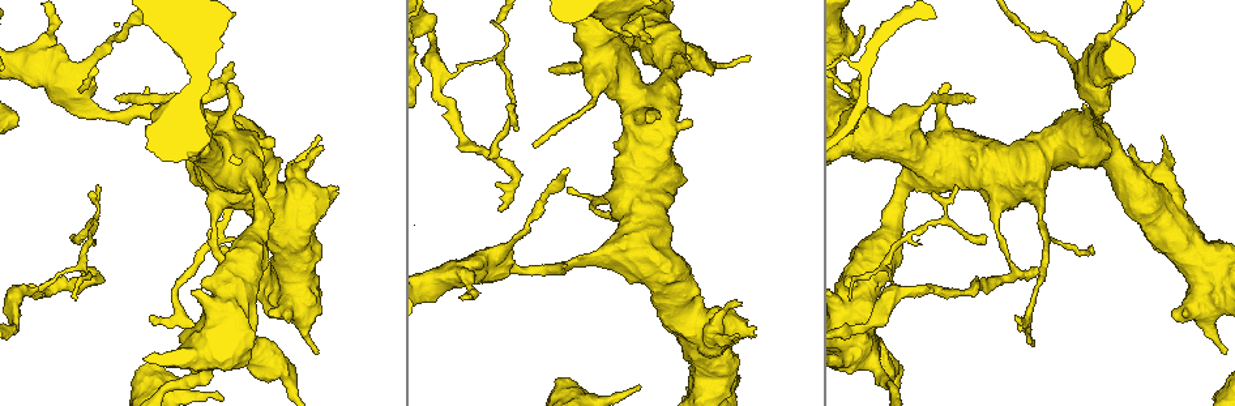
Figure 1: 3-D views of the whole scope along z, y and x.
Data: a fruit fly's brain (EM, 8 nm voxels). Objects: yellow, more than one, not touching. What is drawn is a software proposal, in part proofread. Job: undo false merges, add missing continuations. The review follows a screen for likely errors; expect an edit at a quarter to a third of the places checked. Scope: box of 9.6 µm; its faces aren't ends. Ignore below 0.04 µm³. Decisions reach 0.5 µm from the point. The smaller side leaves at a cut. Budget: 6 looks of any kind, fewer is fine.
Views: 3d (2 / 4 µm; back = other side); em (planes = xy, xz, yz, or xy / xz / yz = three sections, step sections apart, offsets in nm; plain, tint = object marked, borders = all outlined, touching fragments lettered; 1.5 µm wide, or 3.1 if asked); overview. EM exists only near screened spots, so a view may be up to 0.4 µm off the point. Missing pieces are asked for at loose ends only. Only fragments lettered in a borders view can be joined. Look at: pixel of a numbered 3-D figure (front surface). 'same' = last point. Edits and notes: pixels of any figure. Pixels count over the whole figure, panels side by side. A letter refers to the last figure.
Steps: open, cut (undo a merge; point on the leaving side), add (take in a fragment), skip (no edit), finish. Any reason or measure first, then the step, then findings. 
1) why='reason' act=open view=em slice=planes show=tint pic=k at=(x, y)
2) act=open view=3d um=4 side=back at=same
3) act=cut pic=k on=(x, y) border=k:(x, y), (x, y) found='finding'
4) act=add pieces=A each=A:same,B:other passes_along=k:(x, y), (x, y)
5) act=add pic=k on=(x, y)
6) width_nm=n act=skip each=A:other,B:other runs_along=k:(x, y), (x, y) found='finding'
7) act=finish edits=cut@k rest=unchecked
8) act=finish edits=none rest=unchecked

why='narrows sharply' act=open view=3d um=2 side=back pic=1 at=(932, 292)

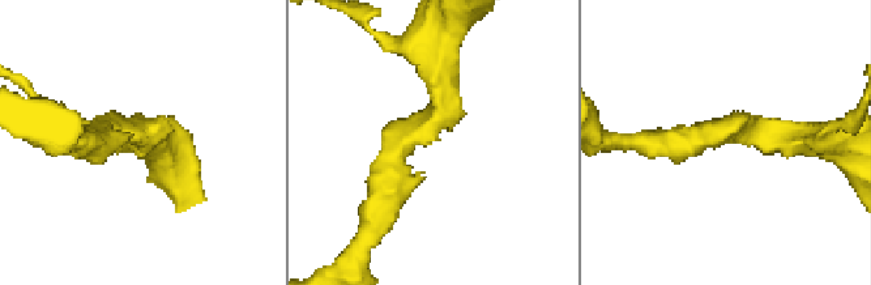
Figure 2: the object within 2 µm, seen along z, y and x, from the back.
arm_widths_nm=190,260 why='need the tissue' act=open view=em slice=xz step=8 show=tint pic=2 at=(406, 141)

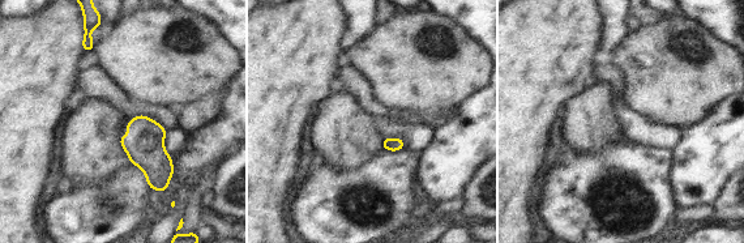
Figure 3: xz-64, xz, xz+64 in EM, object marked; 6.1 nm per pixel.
act=open view=em slice=planes show=borders at=same

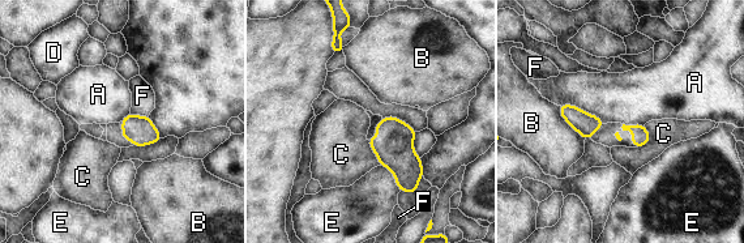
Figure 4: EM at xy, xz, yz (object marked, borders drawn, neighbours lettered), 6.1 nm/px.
act=skip each=A:other,B:other,C:other,D:other,E:other,F:other border=4:(560, 105), (574, 105), (604, 123) found='continuous, no second neuron'

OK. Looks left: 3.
why='branch stops here' act=open view=3d um=4 pic=1 at=(849, 301)

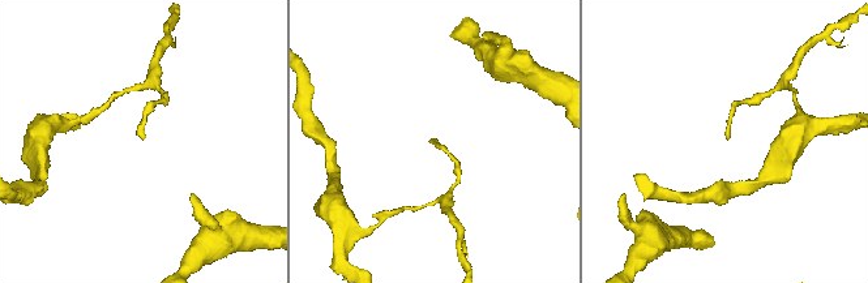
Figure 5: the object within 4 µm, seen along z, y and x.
act=open view=em slice=planes show=tint pic=5 at=(432, 142)

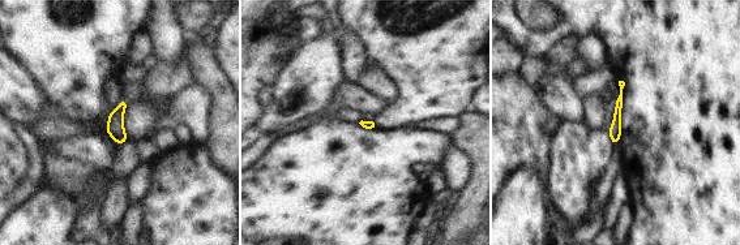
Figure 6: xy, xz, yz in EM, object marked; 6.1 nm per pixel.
act=open view=em slice=planes show=borders at=same

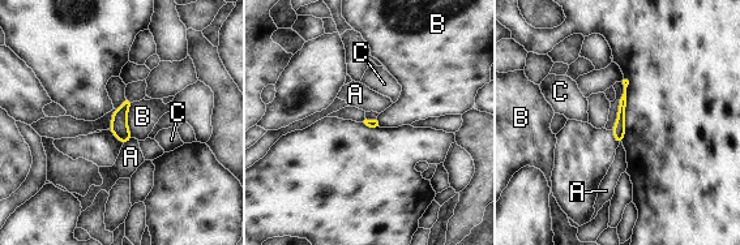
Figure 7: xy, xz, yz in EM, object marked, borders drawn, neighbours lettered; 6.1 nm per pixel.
act=skip each=A:other,B:other,C:other border=7:(133, 102), (128, 110), (132, 137) found='none of them fits'

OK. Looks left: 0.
act=finish edits=none rest=unchecked

